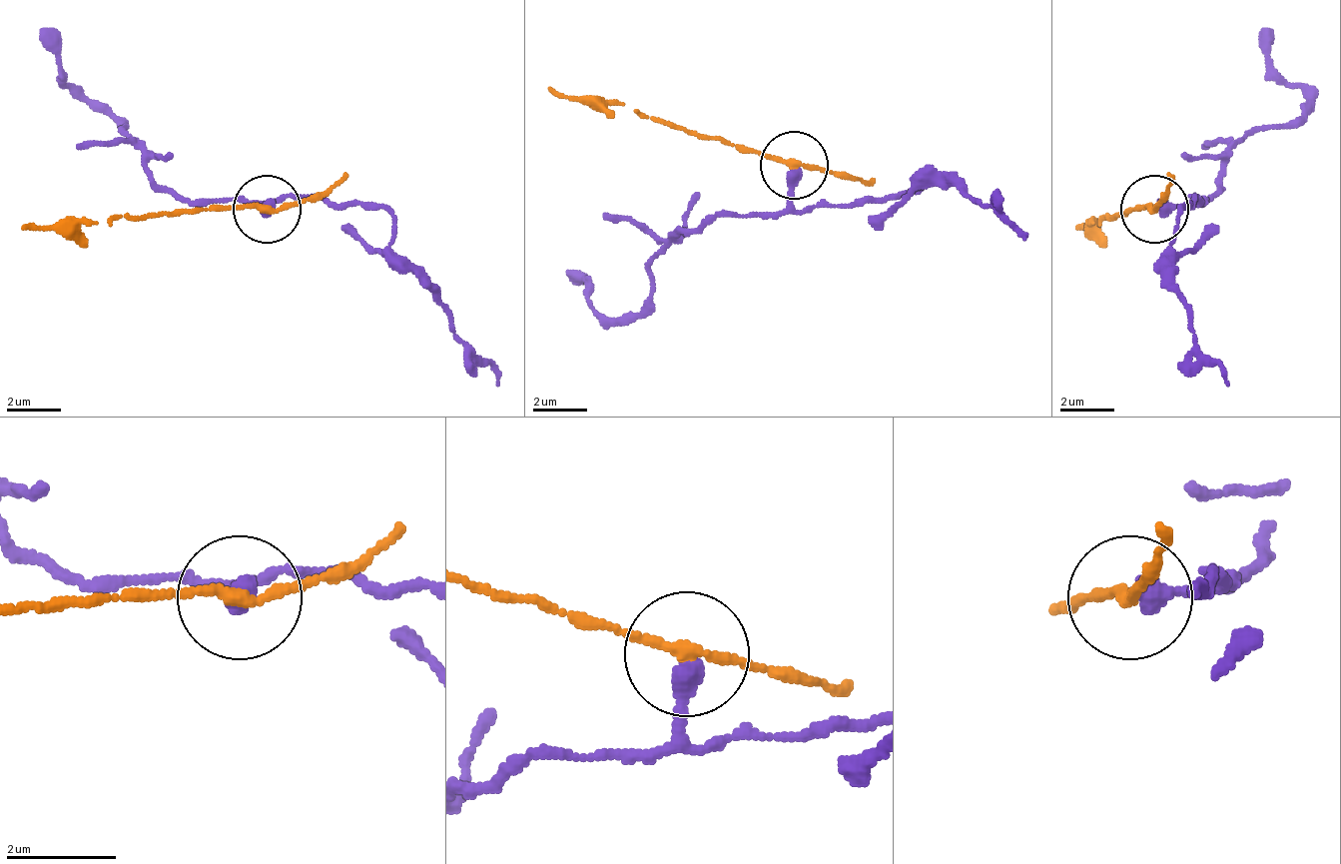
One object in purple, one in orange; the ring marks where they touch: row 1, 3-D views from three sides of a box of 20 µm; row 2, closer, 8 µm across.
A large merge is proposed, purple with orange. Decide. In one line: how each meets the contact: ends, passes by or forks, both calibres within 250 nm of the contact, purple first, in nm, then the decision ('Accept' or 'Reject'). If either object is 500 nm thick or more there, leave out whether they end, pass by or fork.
At the ring purple ends. At the ring orange passes by. Thickness 400 nm (purple) against 190 nm. Reject

